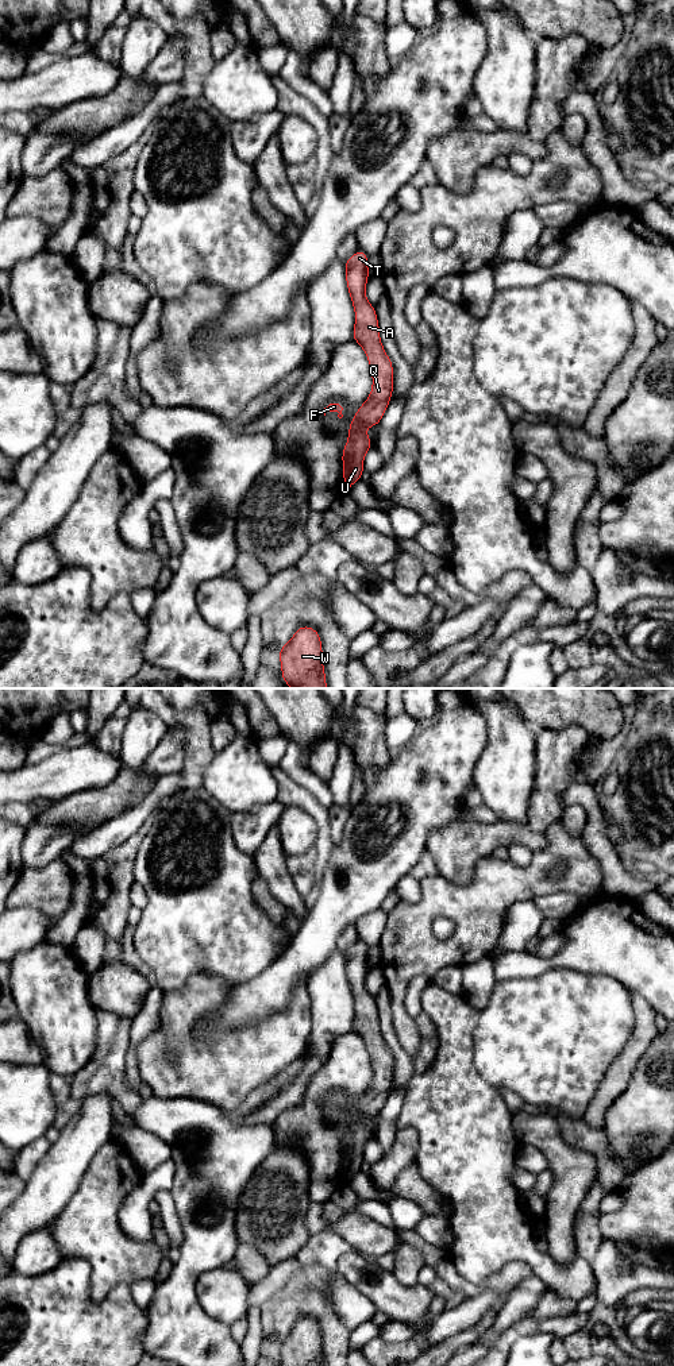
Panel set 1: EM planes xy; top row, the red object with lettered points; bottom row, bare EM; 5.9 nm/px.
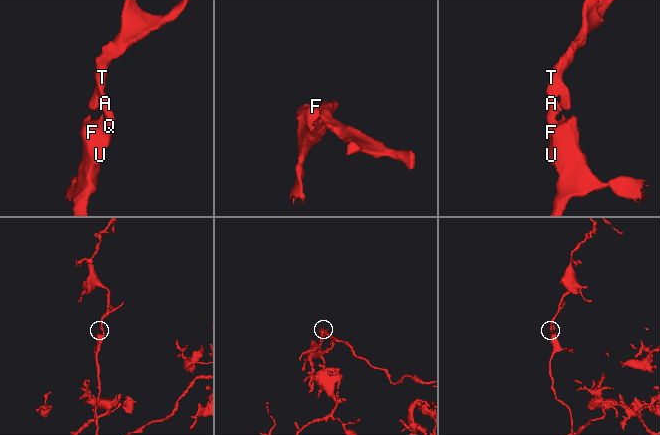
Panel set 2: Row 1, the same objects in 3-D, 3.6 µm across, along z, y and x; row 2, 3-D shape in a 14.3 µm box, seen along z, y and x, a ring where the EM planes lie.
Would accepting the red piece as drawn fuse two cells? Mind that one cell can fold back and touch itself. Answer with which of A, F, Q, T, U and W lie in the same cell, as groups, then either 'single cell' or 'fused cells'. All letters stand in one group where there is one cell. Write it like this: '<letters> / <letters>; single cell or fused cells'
A F Q T U W; single cell

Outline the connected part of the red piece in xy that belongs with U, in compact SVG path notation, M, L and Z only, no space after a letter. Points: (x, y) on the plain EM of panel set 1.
M359 939L344 953L346 973L355 1002L353 1031L362 1037L373 1068L371 1084L353 1107L353 1114L348 1116L348 1132L343 1138L344 1182L361 1172L365 1145L373 1138L365 1119L381 1114L393 1085L393 1056L380 1030L375 1000L365 985L369 971L367 950L366 944Z

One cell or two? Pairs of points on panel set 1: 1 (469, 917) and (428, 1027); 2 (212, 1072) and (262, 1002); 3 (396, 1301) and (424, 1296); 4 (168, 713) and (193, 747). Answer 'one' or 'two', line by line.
1: two
2: two
3: one
4: one

